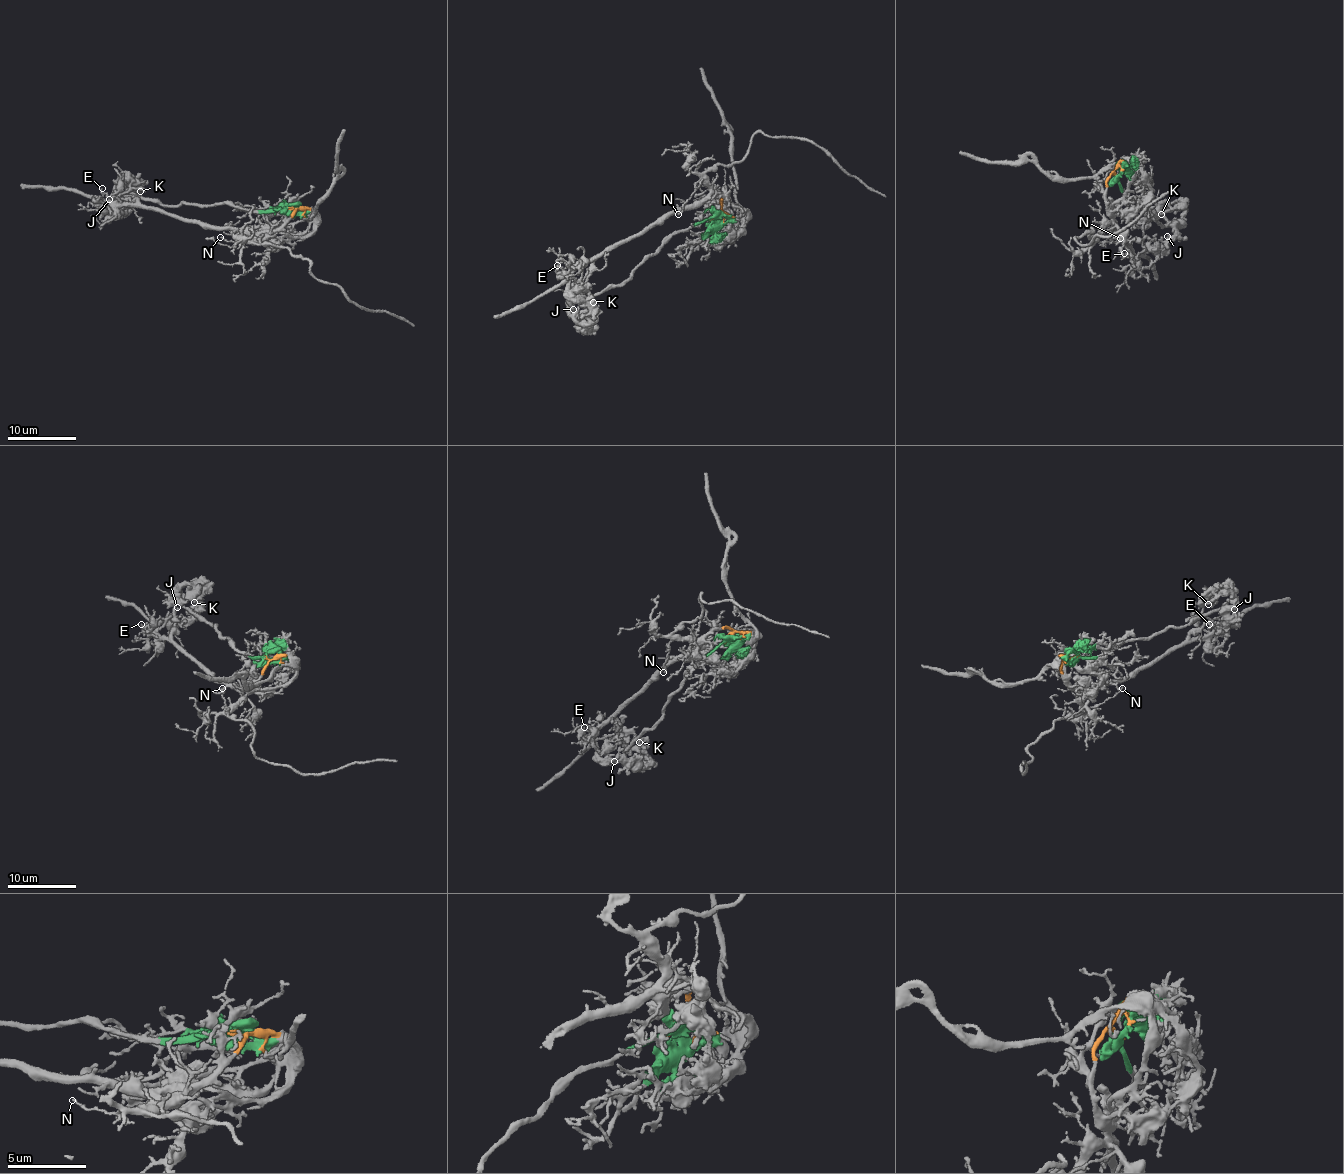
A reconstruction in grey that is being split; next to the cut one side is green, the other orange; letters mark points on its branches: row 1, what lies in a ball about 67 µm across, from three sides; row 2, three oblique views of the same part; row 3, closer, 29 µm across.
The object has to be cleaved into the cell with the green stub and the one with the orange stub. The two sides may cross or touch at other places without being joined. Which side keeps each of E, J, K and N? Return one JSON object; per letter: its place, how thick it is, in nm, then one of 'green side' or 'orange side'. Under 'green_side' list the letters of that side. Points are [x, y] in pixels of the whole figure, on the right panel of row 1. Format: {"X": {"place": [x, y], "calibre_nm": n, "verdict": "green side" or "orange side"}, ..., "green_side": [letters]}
{"E": {"place": [1124, 253], "calibre_nm": 120, "verdict": "orange side"}, "J": {"place": [1167, 236], "calibre_nm": 240, "verdict": "green side"}, "K": {"place": [1161, 214], "calibre_nm": 320, "verdict": "green side"}, "N": {"place": [1120, 238], "calibre_nm": 110, "verdict": "orange side"}, "green_side": ["J", "K"]}

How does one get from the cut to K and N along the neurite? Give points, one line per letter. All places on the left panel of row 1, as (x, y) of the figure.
K: (285, 208), (205, 207), (186, 201), (168, 206), (115, 188), (131, 179), (140, 191)
N: (287, 208), (295, 209), (292, 218), (269, 233), (238, 244), (220, 236)

